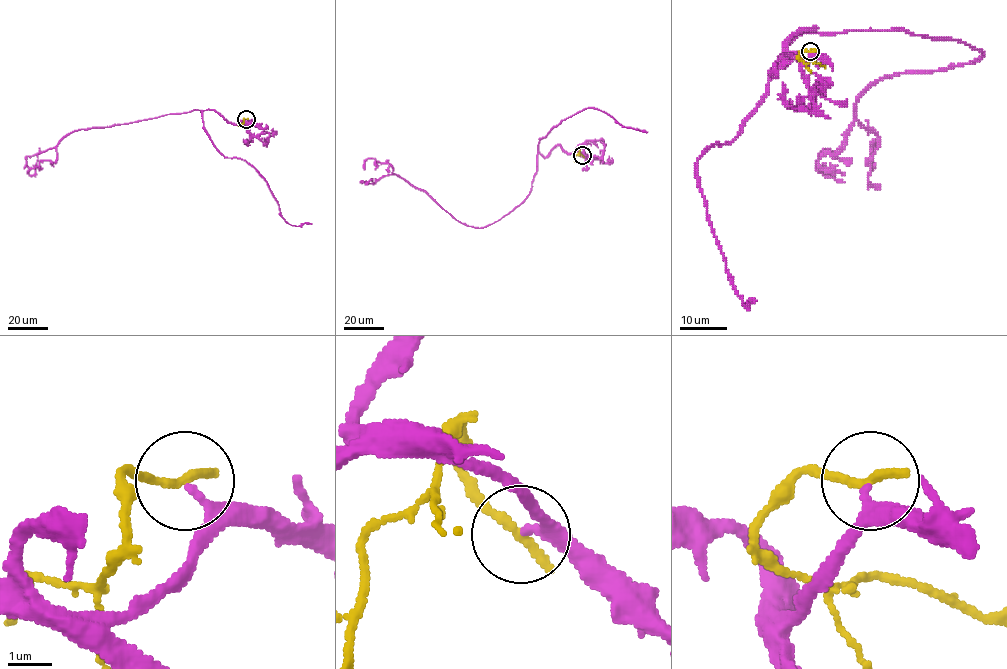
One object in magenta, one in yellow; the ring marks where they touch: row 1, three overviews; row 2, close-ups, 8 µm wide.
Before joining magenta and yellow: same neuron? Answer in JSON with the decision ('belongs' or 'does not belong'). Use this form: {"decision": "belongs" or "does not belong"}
{"decision": "does not belong"}

